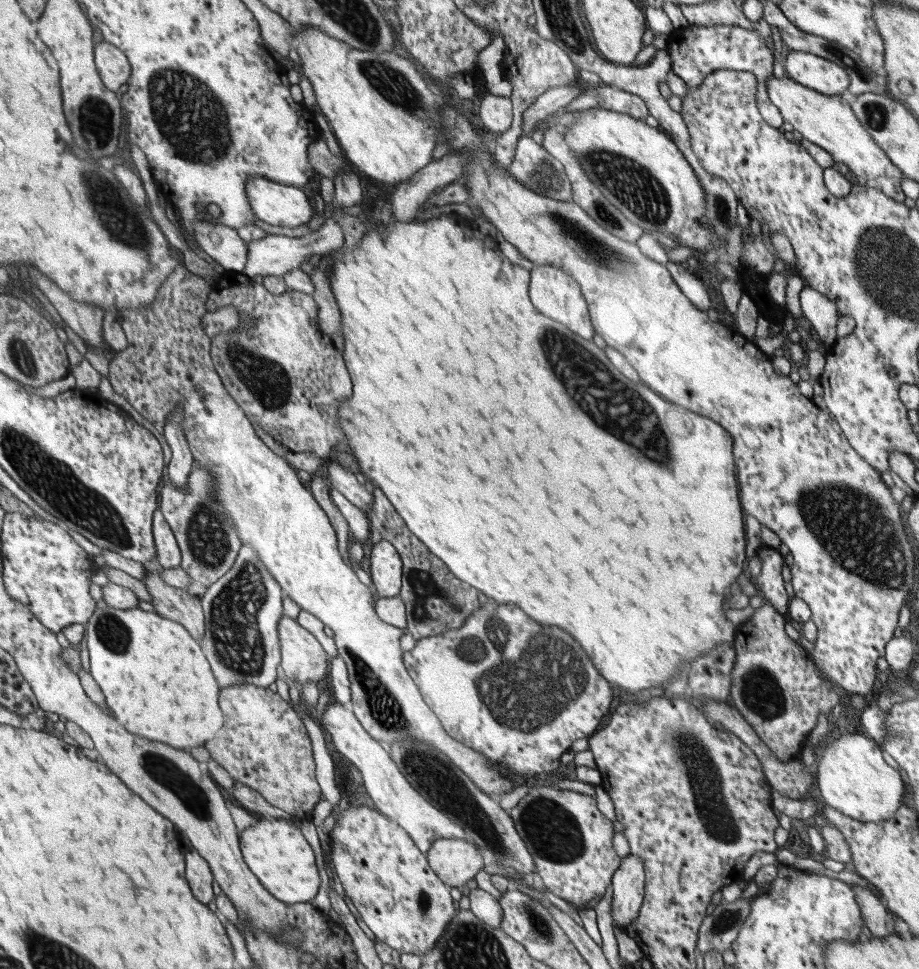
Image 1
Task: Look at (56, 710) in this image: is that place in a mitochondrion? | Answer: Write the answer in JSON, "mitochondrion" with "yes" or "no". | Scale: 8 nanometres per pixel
{"mitochondrion":"no"}

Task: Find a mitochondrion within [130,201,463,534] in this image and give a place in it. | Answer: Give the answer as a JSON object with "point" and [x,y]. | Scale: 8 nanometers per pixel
{"point":[266,380]}

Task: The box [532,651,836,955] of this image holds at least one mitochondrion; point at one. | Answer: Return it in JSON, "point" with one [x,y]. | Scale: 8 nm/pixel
{"point":[704,781]}

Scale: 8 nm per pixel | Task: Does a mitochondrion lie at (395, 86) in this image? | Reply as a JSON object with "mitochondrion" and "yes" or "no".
{"mitochondrion":"yes"}

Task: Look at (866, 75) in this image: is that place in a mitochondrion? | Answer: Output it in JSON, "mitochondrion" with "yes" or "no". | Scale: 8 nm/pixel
{"mitochondrion":"yes"}

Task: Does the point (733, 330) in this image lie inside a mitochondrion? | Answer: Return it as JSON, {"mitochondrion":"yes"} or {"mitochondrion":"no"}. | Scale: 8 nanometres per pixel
{"mitochondrion":"no"}

